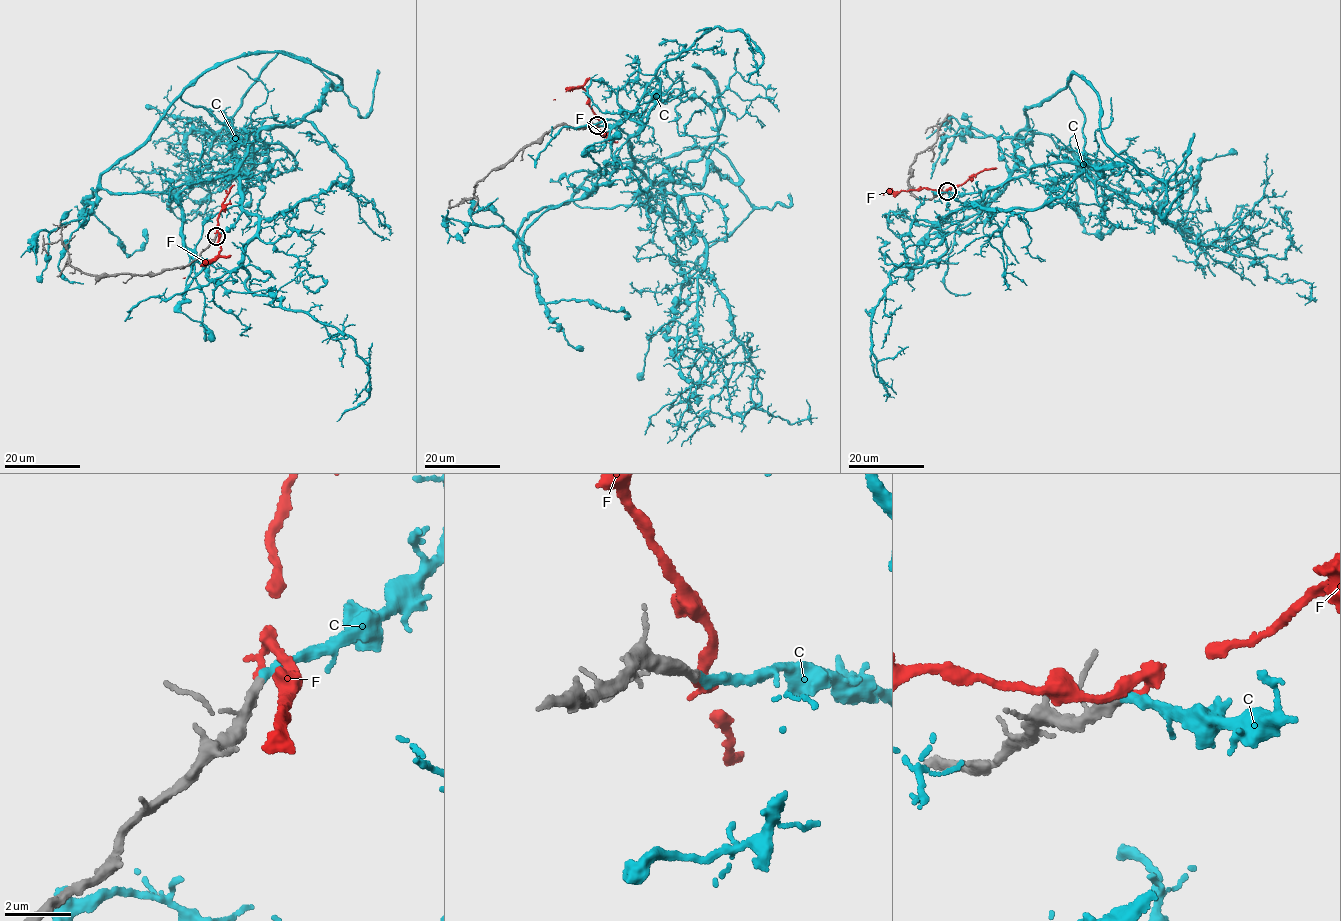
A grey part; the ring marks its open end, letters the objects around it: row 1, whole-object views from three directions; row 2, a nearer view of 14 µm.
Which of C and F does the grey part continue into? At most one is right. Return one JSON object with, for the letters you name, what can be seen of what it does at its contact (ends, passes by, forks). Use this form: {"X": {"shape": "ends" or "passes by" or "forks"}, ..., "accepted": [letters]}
{"C": {"shape": "ends"}, "accepted": ["C"]}

